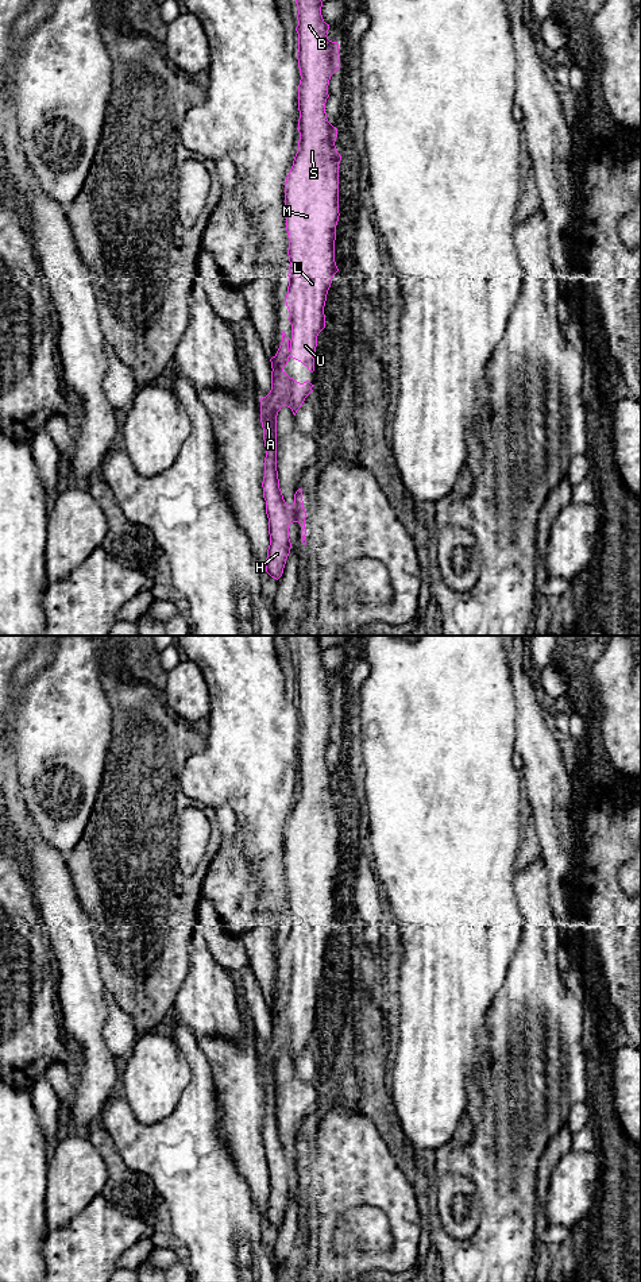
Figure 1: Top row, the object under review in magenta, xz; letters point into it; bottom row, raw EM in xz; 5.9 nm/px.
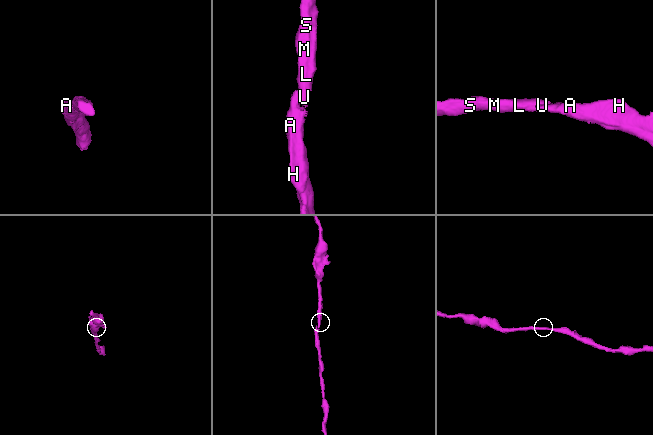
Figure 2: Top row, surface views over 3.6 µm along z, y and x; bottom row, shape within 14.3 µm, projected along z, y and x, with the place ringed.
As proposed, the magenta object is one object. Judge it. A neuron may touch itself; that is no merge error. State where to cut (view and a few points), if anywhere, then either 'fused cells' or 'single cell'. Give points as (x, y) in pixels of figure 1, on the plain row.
cut none; single cell

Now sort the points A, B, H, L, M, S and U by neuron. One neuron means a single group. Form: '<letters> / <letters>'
A B H L M S U

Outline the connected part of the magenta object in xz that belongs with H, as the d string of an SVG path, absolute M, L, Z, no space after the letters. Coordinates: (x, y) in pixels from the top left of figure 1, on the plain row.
M290 636L296 644L298 681L298 796L290 820L285 830L285 866L289 885L289 934L285 946L289 957L289 970L291 972L291 986L282 978L282 989L271 1009L271 1038L260 1046L260 1070L266 1094L264 1124L262 1130L263 1146L266 1148L266 1162L269 1166L270 1193L267 1197L266 1220L279 1227L283 1221L286 1206L290 1201L289 1173L301 1173L301 1190L305 1193L305 1166L306 1161L302 1148L302 1136L294 1142L294 1151L287 1152L279 1136L277 1119L277 1063L282 1054L291 1057L296 1063L305 1046L313 1039L309 1028L300 1031L290 1026L283 1015L293 1005L314 1019L314 1001L317 984L325 976L324 954L333 923L339 919L335 910L336 873L339 869L339 811L341 803L337 800L335 789L337 776L333 775L325 761L325 750L329 745L328 733L331 723L340 717L339 691L328 687L329 672L321 663L323 649L318 646L317 636Z

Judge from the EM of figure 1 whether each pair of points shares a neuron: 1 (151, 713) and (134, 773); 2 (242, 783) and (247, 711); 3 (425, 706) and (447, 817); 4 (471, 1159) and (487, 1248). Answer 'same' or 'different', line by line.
1: same
2: same
3: same
4: same

